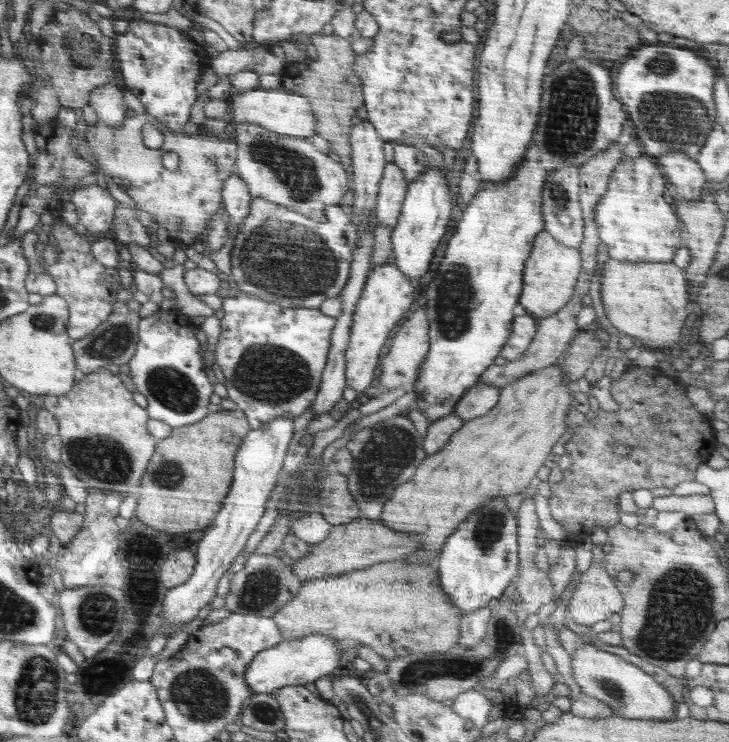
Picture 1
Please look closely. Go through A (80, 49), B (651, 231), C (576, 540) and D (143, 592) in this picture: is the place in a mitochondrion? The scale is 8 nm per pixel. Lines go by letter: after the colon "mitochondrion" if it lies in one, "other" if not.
A: mitochondrion
B: other
C: other
D: mitochondrion

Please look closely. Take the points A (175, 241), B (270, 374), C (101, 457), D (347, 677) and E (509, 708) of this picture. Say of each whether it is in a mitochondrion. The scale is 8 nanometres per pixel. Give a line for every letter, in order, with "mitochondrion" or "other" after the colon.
A: other
B: mitochondrion
C: mitochondrion
D: other
E: other

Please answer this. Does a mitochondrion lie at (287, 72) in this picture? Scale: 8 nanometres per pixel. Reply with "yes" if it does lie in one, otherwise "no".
no

